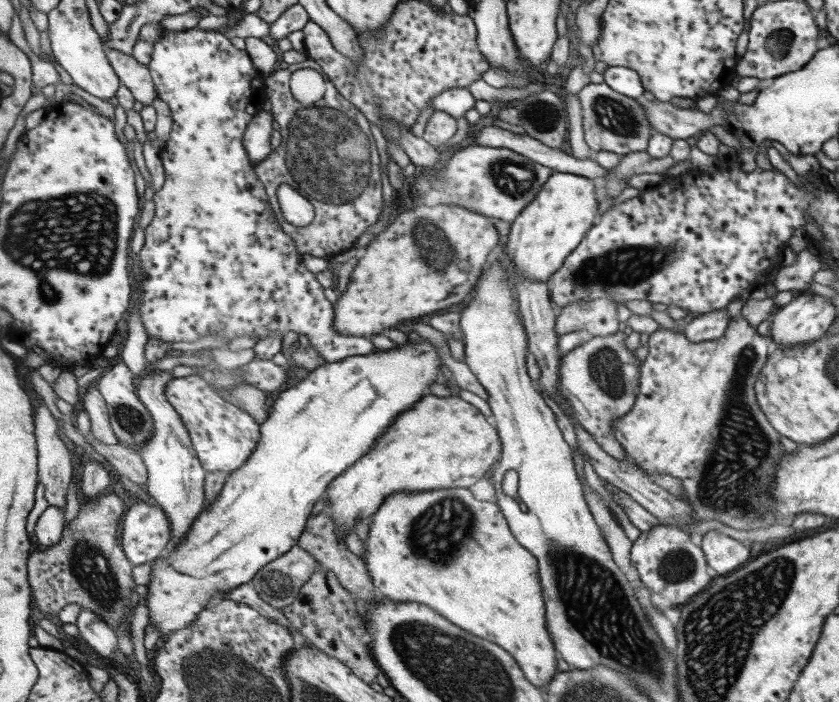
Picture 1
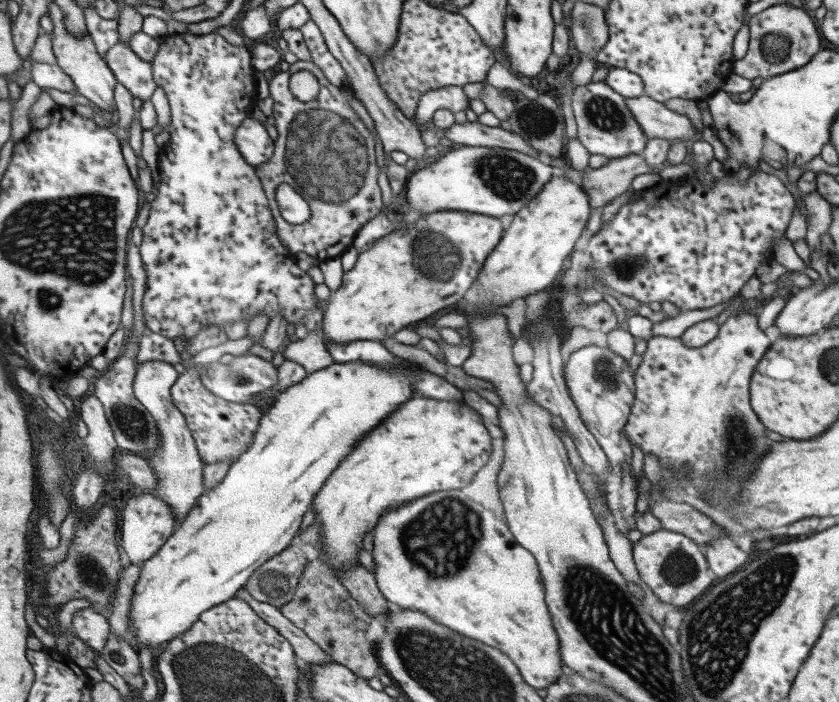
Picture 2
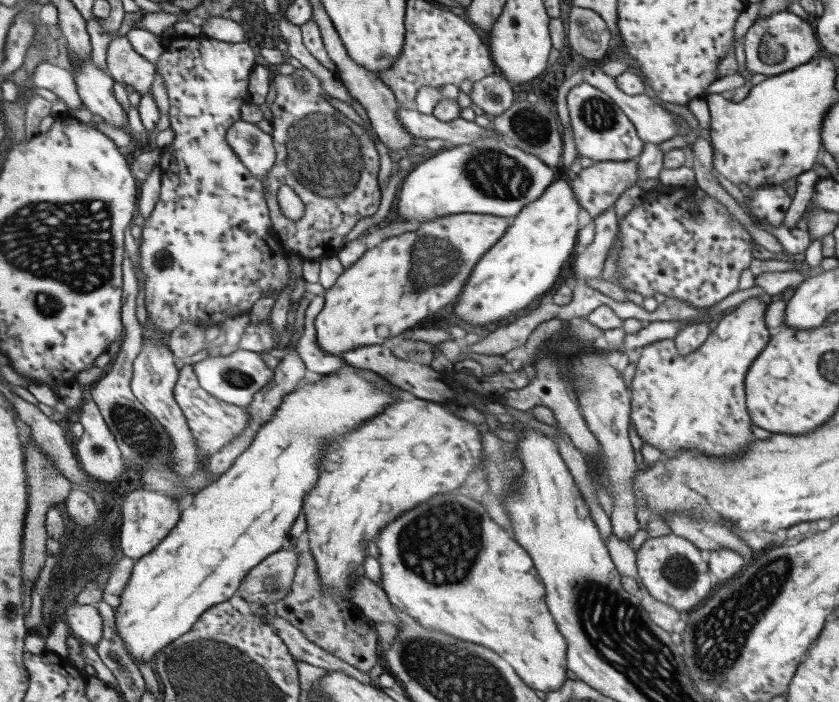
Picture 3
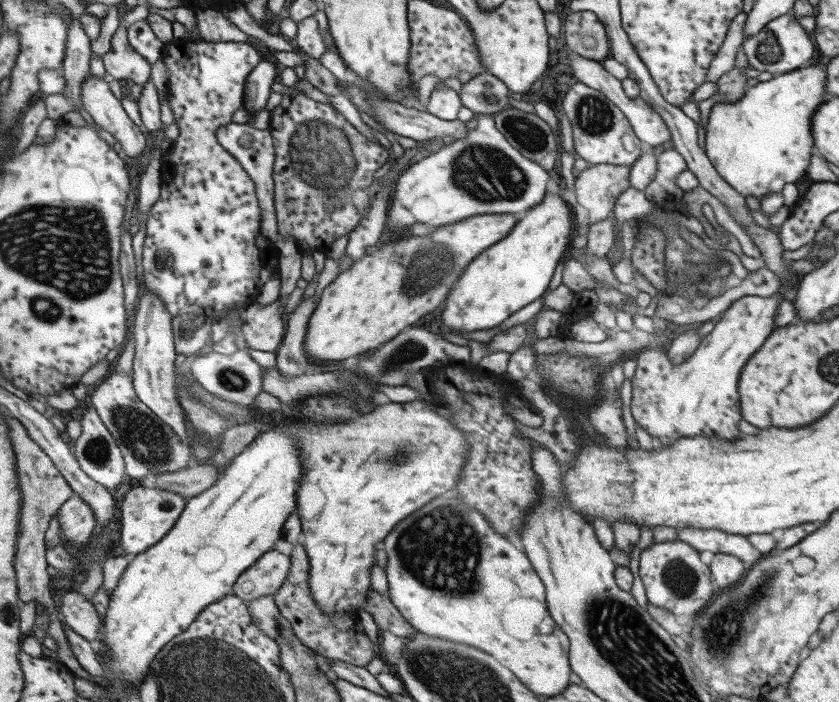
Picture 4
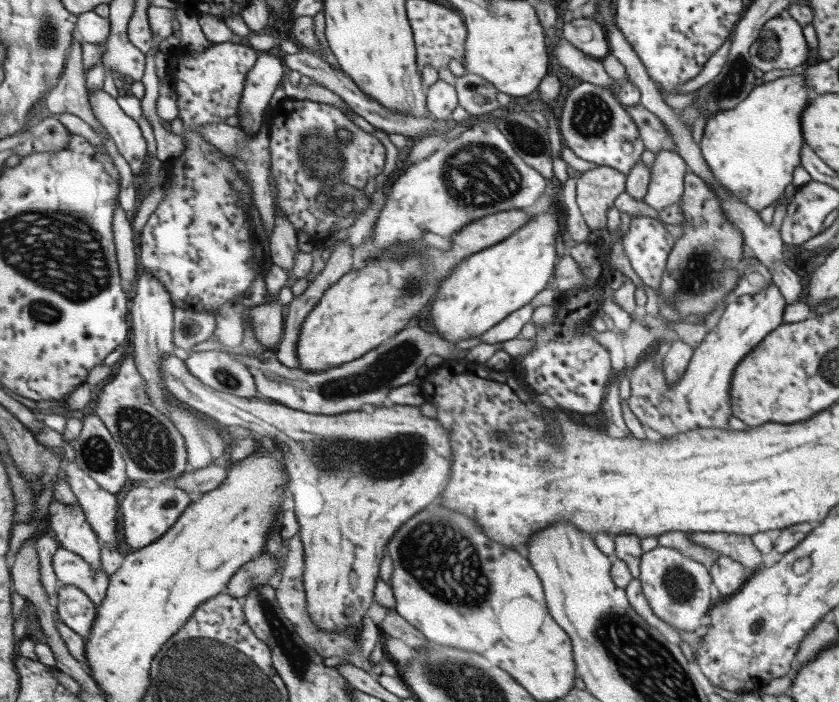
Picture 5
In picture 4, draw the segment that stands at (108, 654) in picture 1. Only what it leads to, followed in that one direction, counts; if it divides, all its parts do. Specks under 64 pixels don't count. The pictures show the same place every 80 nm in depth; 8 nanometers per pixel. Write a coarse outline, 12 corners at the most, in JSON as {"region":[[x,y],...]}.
{"region":[[77,590],[60,611],[77,635],[100,640],[103,616]]}

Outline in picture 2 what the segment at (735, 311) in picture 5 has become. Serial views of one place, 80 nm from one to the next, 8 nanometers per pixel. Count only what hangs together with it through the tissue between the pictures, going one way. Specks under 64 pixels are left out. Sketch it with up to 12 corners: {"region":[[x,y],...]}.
{"region":[[738,311],[649,337],[624,438],[729,506],[773,444],[749,406],[771,343]]}

